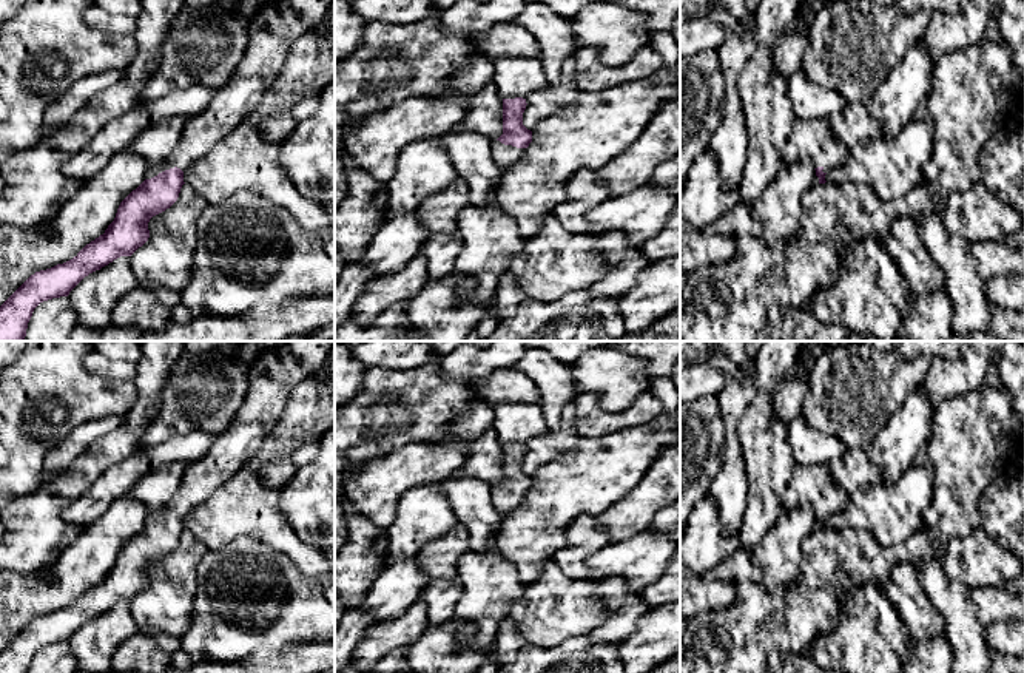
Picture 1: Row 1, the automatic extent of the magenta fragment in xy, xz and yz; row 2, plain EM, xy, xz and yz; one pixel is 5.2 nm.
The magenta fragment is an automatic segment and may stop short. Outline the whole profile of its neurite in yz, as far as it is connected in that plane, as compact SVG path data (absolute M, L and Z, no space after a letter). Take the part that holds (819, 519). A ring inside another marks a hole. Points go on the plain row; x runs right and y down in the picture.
M796 465L791 480L782 494L783 509L808 503L816 516L819 529L825 529L825 520L840 512L848 502L848 492L834 482L828 465Z

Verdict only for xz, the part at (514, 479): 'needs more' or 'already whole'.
needs more

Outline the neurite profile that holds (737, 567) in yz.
M739 546L725 557L716 568L708 571L709 579L739 583L742 580L762 582L762 570L753 562L751 554Z

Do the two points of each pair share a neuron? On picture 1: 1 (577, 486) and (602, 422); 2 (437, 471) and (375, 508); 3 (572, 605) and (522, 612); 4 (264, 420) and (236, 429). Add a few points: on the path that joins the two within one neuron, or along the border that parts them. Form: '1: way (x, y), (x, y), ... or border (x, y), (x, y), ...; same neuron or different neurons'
1: border (633, 426), (616, 429), (609, 434), (582, 437); different neurons
2: way (421, 471), (410, 471), (389, 493); same neuron
3: way (560, 607), (549, 612), (534, 612); same neuron
4: way (258, 420), (247, 429), (242, 429); same neuron

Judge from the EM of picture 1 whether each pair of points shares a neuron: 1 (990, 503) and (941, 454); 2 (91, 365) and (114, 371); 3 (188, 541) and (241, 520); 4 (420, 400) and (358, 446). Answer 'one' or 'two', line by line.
1: two
2: one
3: two
4: one

